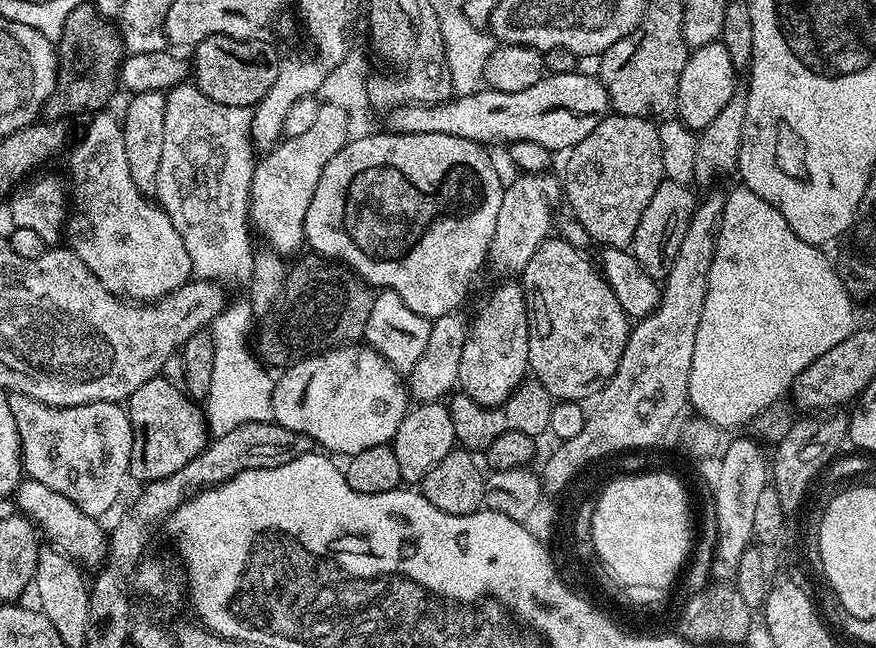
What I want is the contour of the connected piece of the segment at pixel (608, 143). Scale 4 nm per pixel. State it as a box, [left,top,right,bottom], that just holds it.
[562,114,666,248]

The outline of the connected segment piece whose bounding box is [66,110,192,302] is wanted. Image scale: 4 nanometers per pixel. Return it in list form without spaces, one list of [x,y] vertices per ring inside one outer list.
[[[104,110],[85,126],[80,141],[71,145],[72,153],[70,148],[67,156],[73,180],[72,184],[70,180],[71,211],[66,221],[66,244],[74,254],[78,254],[78,258],[82,258],[82,262],[86,262],[106,290],[128,302],[153,302],[178,291],[187,283],[192,276],[192,263],[178,230],[174,230],[174,222],[170,222],[159,203],[140,192],[134,178],[130,178],[123,137],[123,123],[113,113]]]

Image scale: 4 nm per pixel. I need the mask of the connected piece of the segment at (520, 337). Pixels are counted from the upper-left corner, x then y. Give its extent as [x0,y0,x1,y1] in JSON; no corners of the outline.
[458,283,530,408]

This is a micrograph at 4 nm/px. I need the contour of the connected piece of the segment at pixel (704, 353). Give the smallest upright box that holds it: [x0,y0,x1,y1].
[688,186,856,430]

